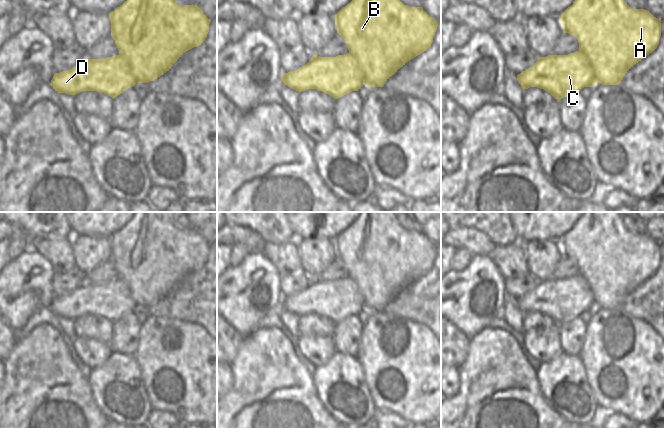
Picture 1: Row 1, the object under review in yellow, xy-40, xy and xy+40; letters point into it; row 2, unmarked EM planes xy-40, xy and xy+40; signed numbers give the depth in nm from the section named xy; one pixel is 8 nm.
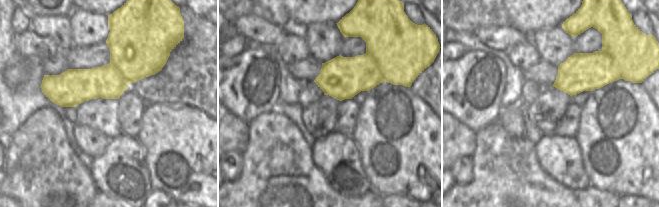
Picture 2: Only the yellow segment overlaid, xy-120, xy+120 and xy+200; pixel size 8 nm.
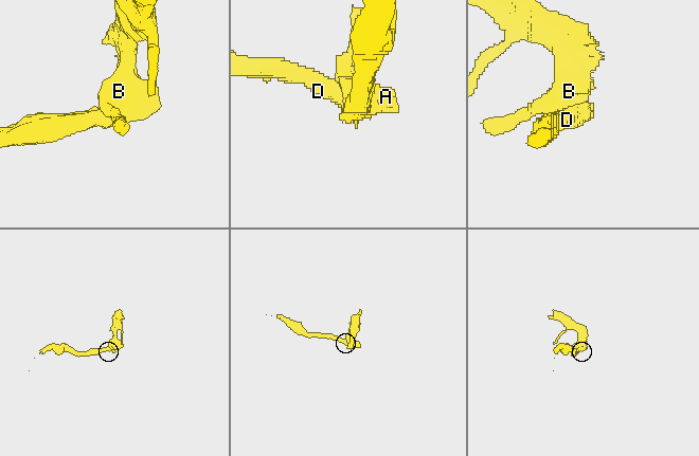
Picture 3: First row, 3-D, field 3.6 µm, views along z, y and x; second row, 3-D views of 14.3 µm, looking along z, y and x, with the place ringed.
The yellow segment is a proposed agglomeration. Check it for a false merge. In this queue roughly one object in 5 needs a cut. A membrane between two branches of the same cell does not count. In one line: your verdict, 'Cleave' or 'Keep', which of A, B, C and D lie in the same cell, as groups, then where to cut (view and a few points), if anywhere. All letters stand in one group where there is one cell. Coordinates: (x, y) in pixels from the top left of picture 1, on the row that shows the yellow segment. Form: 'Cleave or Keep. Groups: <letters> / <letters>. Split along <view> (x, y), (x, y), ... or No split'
Cleave. Groups: A B / C D. Split along xy+40 (579, 50), (586, 56), (592, 68), (595, 82)

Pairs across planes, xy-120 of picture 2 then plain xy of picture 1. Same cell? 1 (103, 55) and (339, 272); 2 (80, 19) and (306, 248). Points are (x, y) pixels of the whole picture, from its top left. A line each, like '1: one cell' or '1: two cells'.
1: one cell
2: one cell

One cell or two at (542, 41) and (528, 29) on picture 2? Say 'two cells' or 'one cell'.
two cells

